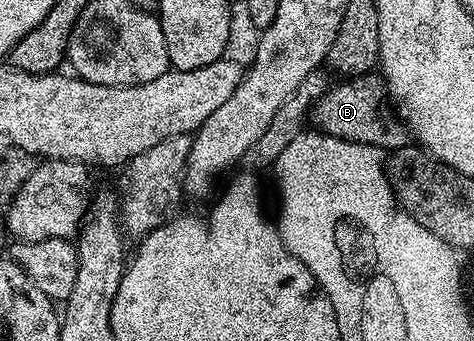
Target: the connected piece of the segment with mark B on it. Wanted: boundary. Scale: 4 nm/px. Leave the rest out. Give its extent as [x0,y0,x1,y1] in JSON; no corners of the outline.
[311,72,411,152]

